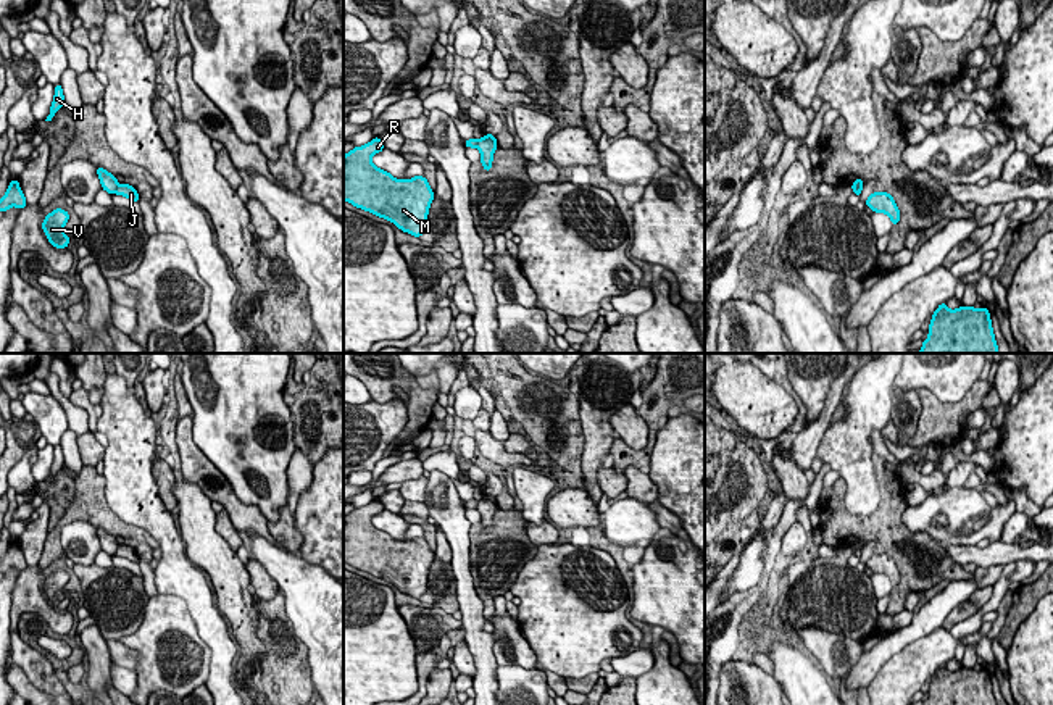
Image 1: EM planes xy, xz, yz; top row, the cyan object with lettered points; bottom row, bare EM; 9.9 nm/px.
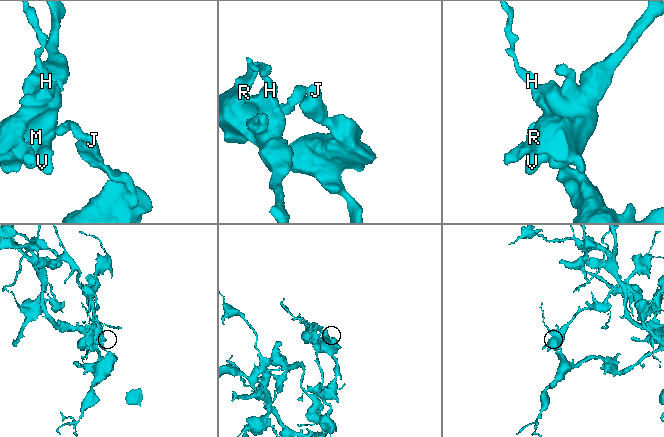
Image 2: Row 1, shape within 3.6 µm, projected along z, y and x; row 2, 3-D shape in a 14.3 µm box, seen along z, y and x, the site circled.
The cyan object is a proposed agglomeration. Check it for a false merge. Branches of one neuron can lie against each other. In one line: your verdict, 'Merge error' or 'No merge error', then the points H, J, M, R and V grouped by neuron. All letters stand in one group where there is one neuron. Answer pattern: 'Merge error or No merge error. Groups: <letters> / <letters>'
Merge error. Groups: H M R V / J

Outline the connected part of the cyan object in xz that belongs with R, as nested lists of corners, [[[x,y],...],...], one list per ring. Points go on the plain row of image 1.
[[[374,499],[343,516],[343,563],[421,599],[427,590],[434,552],[424,537],[397,540],[377,529],[371,518],[382,511],[382,502]]]

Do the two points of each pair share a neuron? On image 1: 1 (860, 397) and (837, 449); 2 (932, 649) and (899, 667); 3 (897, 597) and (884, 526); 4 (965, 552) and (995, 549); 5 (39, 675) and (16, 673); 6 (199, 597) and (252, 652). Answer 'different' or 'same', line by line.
1: same
2: same
3: same
4: same
5: different
6: different

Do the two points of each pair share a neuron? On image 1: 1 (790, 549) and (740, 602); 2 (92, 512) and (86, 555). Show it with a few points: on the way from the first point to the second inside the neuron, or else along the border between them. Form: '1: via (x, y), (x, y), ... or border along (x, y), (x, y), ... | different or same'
1: border along (795, 520), (782, 538), (779, 550) | different
2: border along (95, 528), (70, 521), (62, 529), (62, 549) | different

